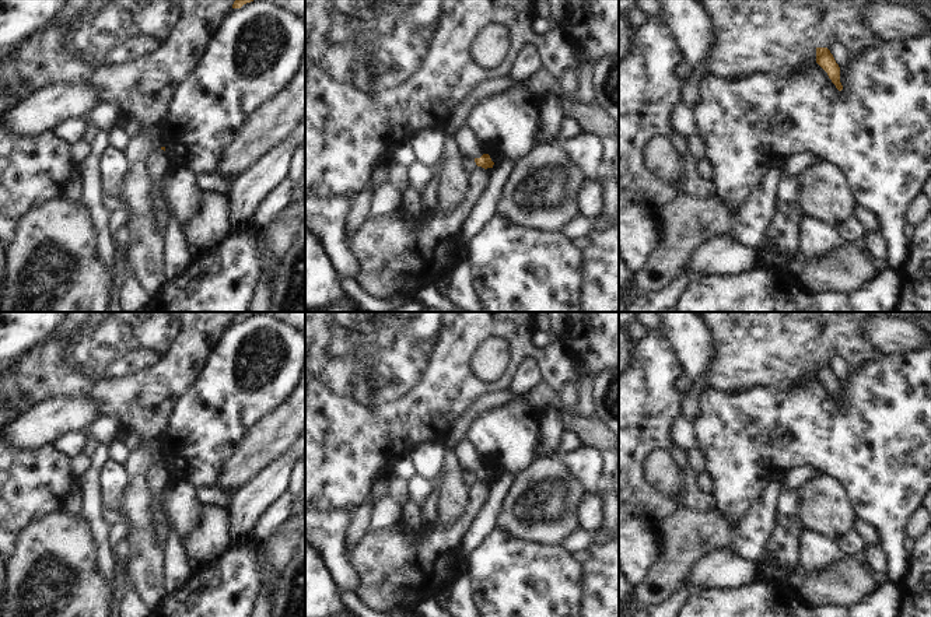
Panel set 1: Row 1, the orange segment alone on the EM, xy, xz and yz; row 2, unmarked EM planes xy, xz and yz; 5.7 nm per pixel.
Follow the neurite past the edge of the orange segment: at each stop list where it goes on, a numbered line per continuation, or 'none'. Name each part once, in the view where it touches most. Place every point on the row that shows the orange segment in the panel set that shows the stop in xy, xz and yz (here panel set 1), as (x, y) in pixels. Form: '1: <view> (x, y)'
1: xz (469, 144)

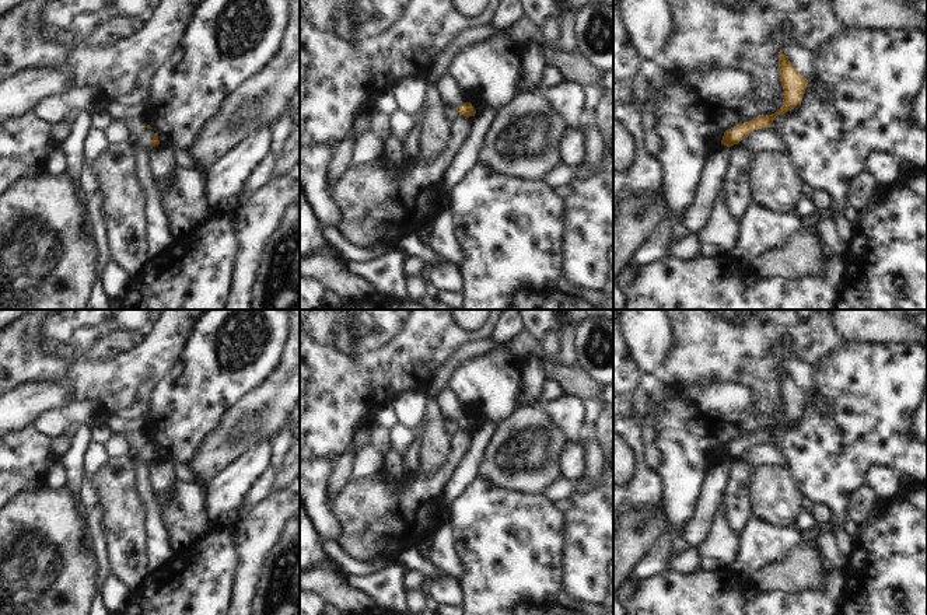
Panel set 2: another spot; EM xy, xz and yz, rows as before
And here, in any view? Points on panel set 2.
1: xy (143, 140)

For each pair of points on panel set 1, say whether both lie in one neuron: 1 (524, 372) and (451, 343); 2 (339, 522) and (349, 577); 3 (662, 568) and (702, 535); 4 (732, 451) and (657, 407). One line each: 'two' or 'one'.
1: two
2: one
3: one
4: two

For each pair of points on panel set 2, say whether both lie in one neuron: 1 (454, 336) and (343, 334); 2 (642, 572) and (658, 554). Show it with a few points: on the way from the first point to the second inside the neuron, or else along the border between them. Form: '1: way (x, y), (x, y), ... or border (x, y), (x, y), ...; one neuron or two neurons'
1: way (426, 336), (419, 334), (371, 334); one neuron
2: way (644, 568), (654, 558); one neuron

